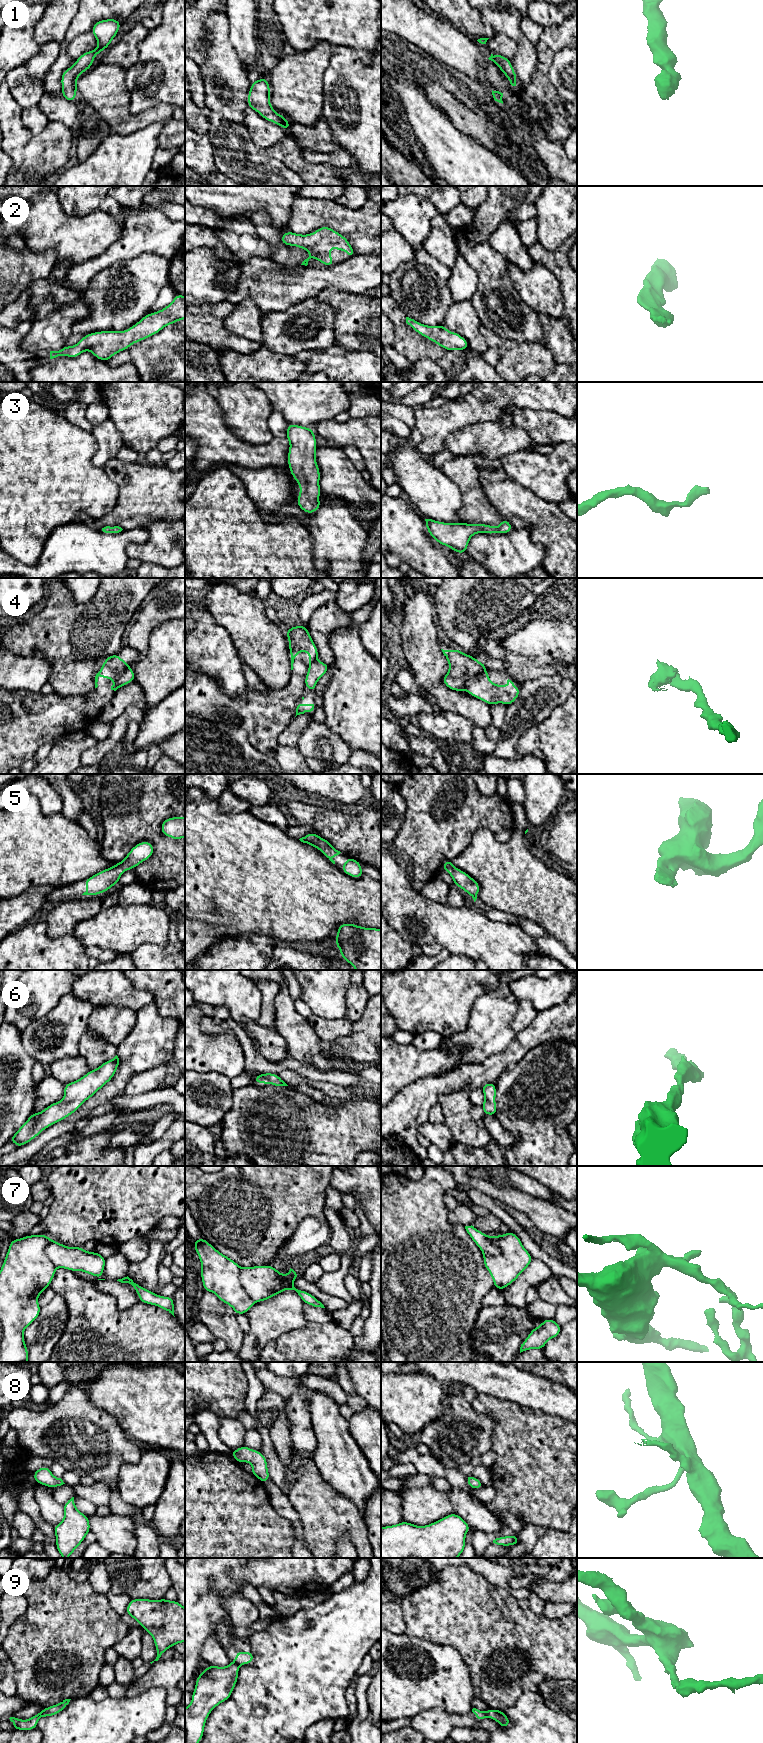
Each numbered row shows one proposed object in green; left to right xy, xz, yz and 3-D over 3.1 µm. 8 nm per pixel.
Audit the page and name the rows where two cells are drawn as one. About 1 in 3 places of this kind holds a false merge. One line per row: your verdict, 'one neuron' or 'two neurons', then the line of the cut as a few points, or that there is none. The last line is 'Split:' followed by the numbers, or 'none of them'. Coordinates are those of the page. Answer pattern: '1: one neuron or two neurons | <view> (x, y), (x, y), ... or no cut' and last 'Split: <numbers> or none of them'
1: one neuron | no cut
2: one neuron | no cut
3: one neuron | no cut
4: two neurons | yz (485, 668), (467, 679), (465, 689)
5: one neuron | no cut
6: one neuron | no cut
7: two neurons | xz (240, 1268), (240, 1283), (254, 1302)
8: one neuron | no cut
9: two neurons | xz (233, 1661), (238, 1665)
Split: 4, 7, 9

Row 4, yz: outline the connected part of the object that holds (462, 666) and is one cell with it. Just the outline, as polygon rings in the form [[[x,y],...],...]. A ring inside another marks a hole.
[[[459,649],[443,650],[449,663],[449,671],[442,678],[442,682],[453,691],[466,690],[466,681],[486,669],[486,664],[479,662],[471,655],[461,652]]]

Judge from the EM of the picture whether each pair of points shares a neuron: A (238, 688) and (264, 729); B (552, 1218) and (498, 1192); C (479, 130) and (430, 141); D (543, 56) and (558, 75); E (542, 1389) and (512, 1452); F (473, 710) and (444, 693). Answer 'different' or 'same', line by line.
A: different
B: same
C: different
D: different
E: different
F: same

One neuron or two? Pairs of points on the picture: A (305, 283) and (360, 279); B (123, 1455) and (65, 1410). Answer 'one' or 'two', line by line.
A: one
B: one

